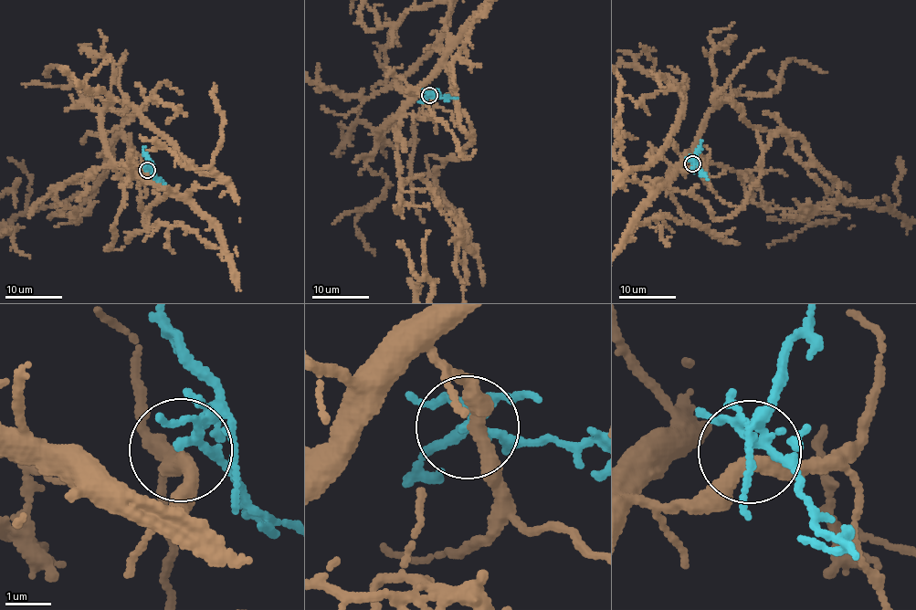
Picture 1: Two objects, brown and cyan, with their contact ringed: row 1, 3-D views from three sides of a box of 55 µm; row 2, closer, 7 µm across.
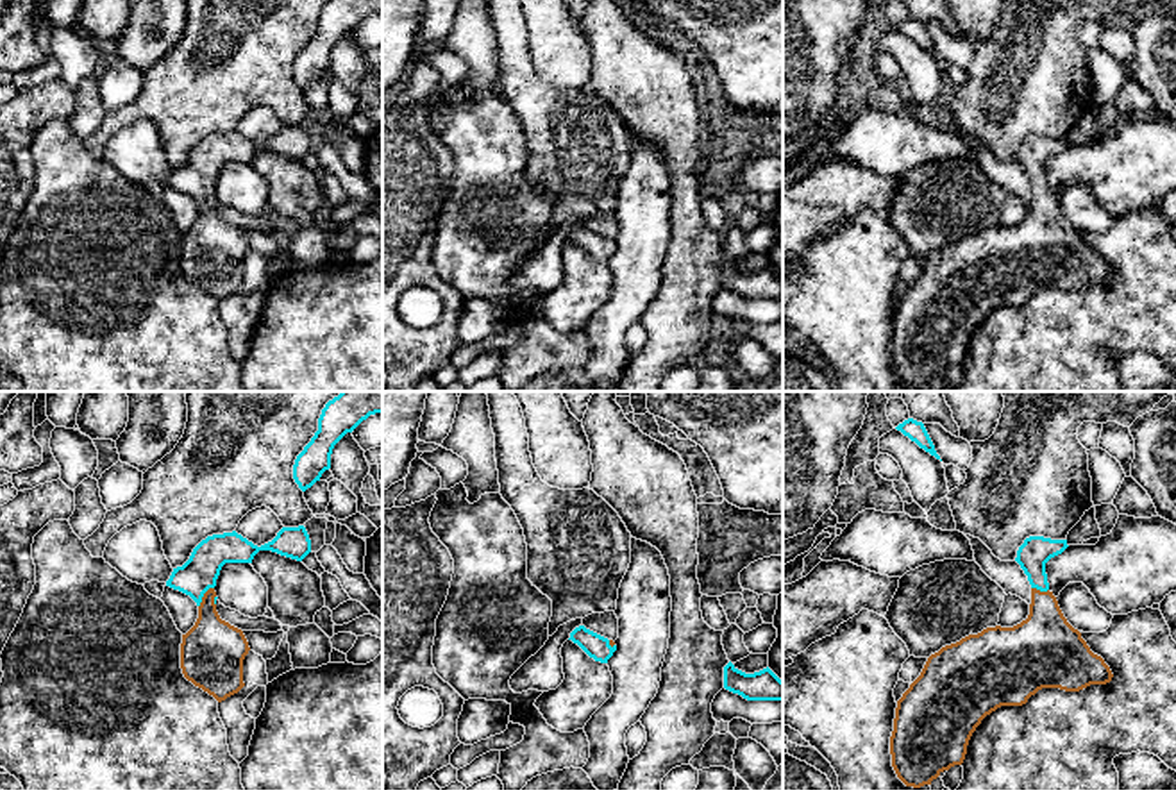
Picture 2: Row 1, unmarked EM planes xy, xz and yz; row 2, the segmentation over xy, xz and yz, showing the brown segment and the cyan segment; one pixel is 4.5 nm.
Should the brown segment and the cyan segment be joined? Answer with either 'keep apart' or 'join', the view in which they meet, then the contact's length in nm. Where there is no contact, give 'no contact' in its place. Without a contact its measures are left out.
join | xy | 120 nm

